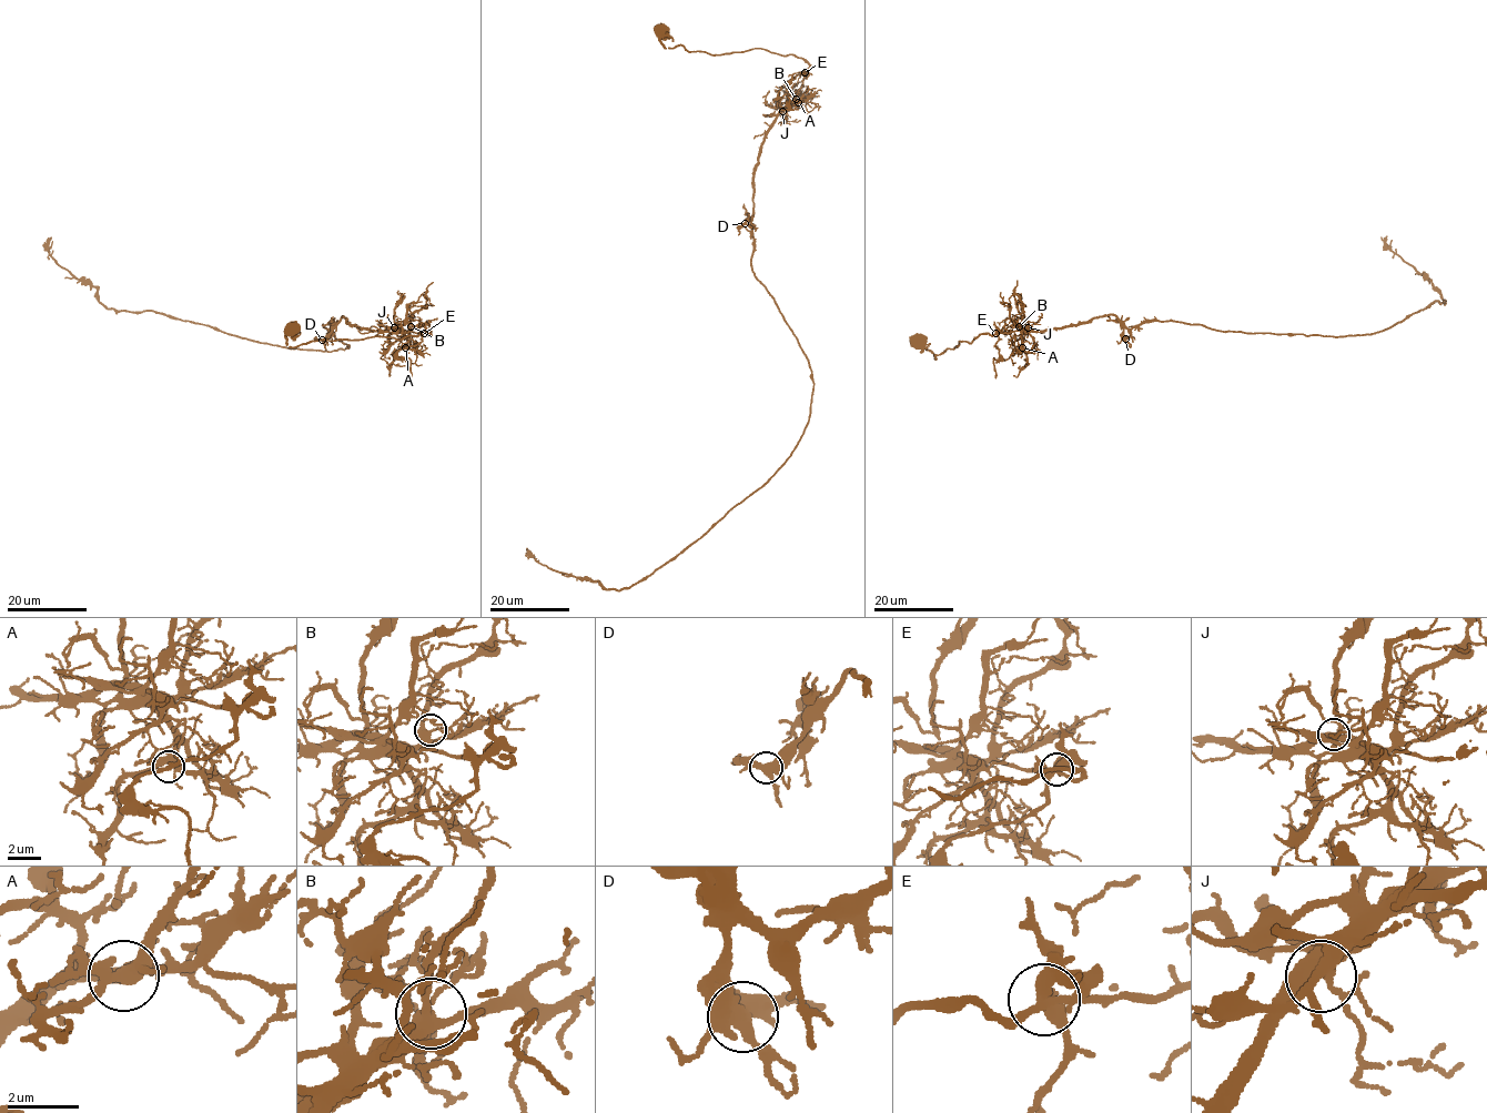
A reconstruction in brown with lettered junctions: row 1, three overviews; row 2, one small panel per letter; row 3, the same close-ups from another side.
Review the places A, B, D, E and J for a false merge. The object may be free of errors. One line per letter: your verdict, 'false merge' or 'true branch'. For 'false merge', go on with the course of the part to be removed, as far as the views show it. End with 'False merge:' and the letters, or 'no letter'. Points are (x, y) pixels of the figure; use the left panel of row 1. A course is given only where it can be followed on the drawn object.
A: true branch
B: true branch
D: true branch
E: false merge; course (424, 333), (417, 344), (398, 350), (397, 354), (411, 361), (412, 376)
J: true branch
False merge: E

